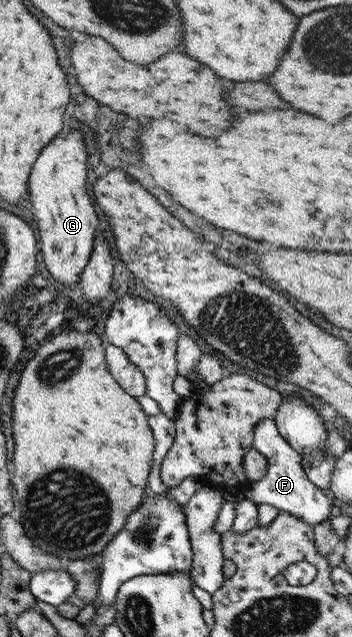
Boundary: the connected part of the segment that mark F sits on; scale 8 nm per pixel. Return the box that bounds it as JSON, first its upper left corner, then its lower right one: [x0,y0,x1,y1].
[242,418,331,525]

